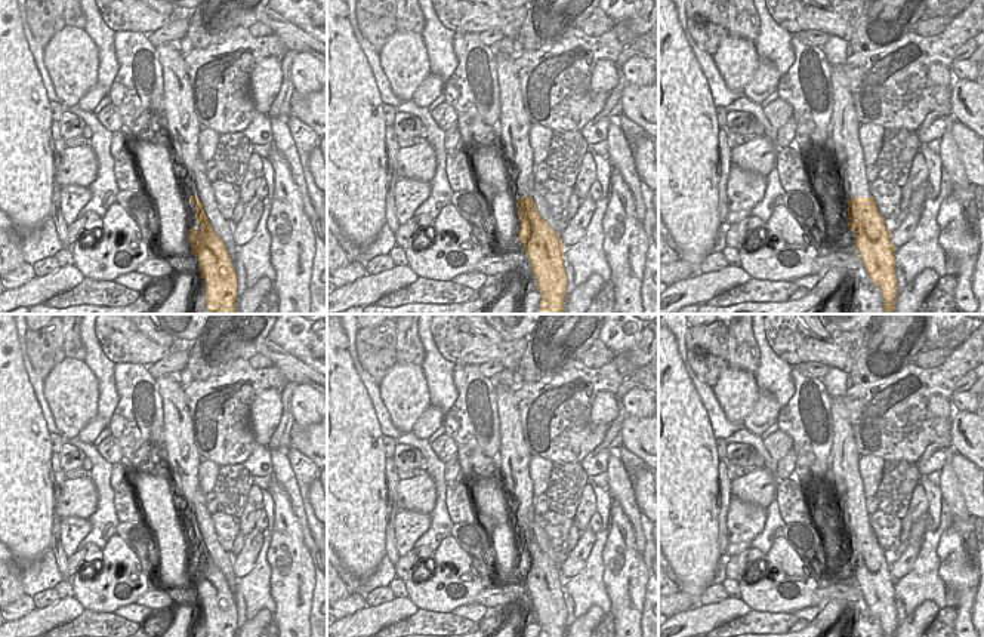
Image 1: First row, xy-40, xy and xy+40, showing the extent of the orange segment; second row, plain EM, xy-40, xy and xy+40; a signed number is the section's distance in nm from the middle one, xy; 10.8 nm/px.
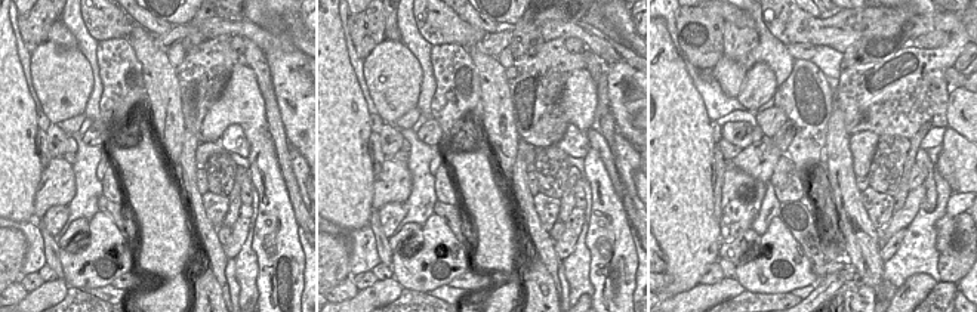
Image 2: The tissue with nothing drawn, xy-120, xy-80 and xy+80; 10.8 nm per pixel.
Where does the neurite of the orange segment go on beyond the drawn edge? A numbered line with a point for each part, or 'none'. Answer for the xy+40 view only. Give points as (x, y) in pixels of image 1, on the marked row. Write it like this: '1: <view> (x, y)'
1: xy+40 (851, 169)

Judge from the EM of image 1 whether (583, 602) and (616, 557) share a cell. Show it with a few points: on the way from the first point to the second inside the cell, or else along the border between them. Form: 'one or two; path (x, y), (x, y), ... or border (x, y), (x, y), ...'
two; border (605, 541), (602, 550), (602, 582), (611, 609)

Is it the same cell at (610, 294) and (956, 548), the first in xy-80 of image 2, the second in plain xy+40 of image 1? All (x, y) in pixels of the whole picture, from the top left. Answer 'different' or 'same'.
same

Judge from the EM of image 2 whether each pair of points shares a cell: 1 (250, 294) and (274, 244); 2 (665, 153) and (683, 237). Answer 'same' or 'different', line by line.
1: different
2: same

